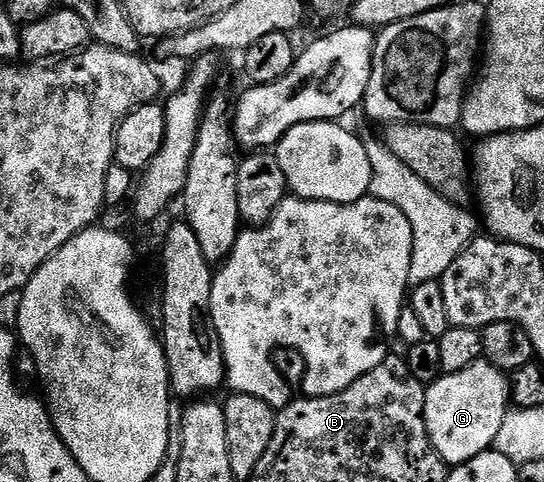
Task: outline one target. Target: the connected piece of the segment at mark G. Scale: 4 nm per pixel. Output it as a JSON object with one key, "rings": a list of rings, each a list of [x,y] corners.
{"rings":[[[481,358],[474,366],[458,370],[458,374],[445,374],[433,384],[427,385],[424,393],[424,421],[434,450],[449,466],[470,462],[478,454],[492,448],[494,438],[502,426],[502,418],[510,410],[510,380],[505,373],[497,370]]]}

